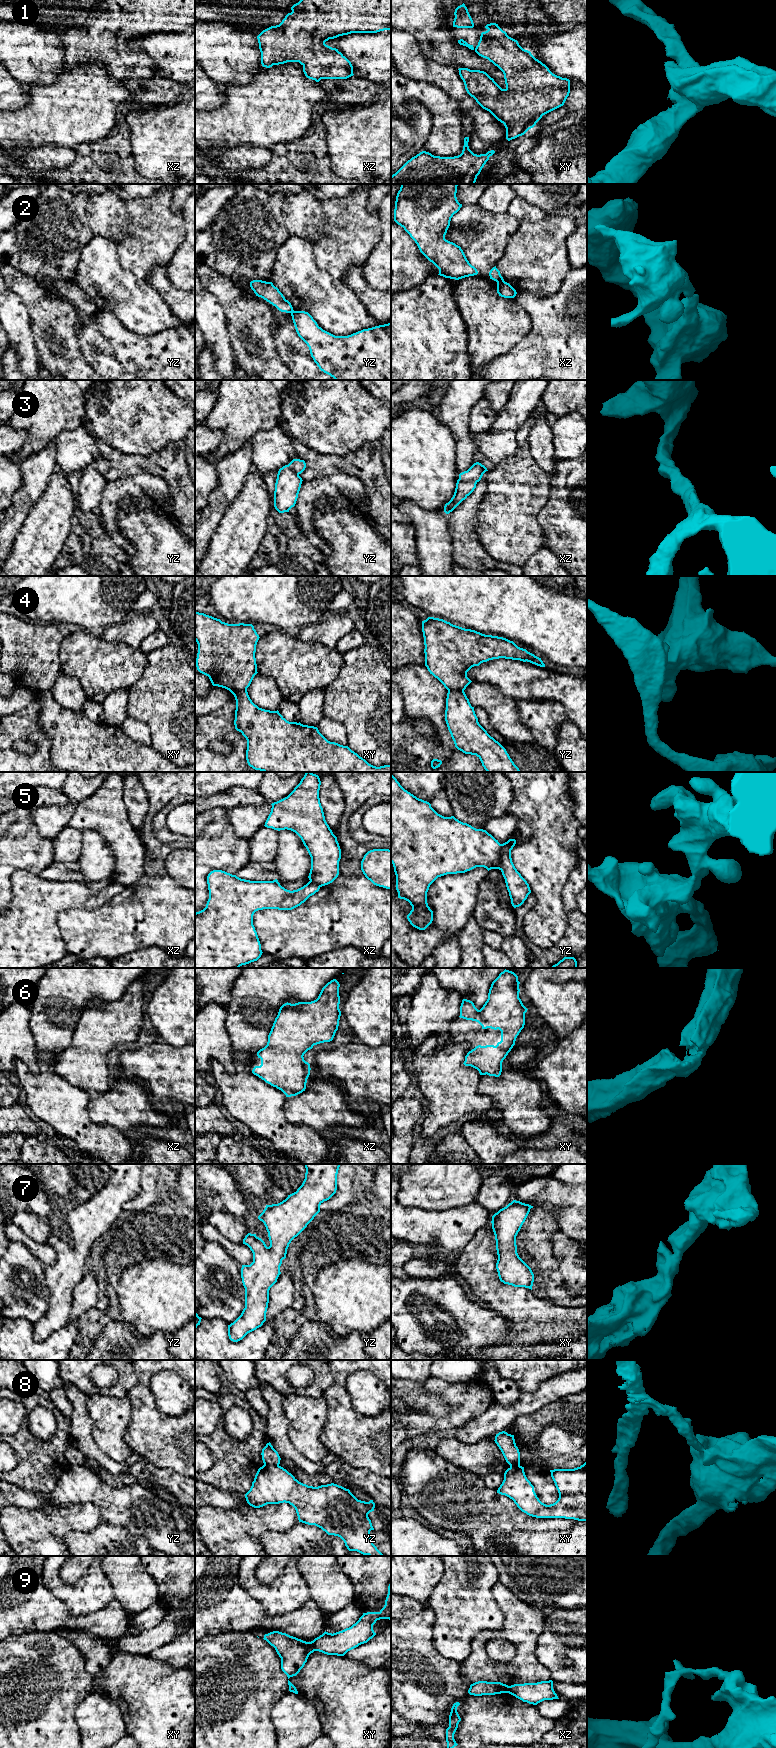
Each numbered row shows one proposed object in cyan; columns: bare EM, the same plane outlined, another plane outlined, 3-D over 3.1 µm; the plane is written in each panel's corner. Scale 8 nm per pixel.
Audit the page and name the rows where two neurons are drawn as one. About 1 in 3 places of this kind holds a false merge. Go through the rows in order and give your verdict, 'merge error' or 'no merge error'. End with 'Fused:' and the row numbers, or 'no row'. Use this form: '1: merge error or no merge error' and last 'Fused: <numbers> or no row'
1: no merge error
2: merge error
3: no merge error
4: merge error
5: merge error
6: no merge error
7: no merge error
8: merge error
9: merge error
Fused: 2, 4, 5, 8, 9

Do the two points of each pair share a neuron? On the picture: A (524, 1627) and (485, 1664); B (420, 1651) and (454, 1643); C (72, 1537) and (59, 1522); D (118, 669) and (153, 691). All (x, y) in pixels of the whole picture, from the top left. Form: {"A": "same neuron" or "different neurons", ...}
{"A": "same neuron", "B": "different neurons", "C": "different neurons", "D": "different neurons"}

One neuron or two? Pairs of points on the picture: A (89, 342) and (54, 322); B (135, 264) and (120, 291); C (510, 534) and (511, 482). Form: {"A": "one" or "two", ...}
{"A": "two", "B": "two", "C": "one"}

